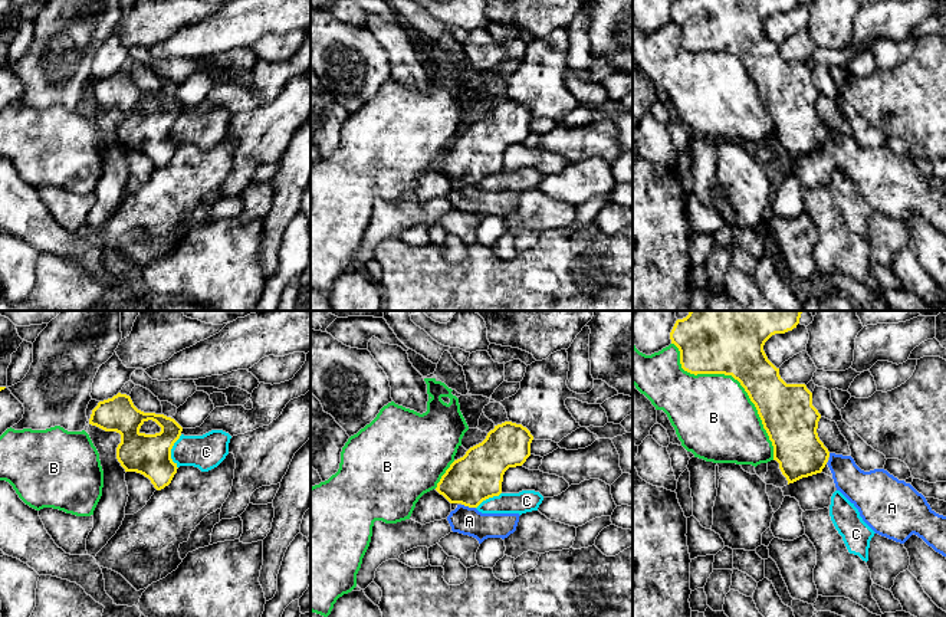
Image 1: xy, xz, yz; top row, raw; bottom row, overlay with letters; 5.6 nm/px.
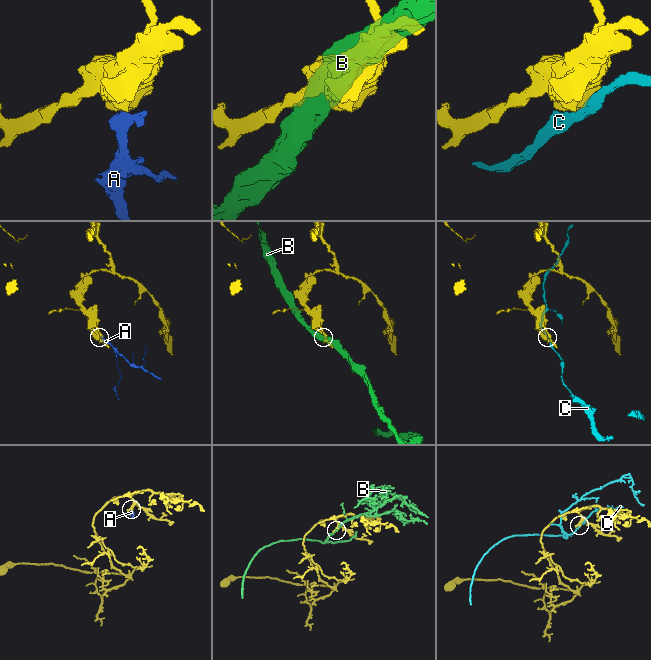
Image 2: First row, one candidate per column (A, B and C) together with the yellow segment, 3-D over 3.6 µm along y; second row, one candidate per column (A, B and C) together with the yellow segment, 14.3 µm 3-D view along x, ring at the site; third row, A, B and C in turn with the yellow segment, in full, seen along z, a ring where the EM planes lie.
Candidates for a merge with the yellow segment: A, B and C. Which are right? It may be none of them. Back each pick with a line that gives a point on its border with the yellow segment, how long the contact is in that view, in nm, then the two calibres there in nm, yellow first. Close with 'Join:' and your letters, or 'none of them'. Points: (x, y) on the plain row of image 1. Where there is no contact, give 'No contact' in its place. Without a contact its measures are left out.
Join: none of them

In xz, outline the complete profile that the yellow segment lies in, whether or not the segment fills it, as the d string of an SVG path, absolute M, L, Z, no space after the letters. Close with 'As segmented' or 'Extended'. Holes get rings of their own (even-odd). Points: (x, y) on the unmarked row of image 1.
M505 99L495 104L482 121L450 142L436 168L450 181L477 186L502 171L505 150L526 140L532 118L522 102Z. As segmented

